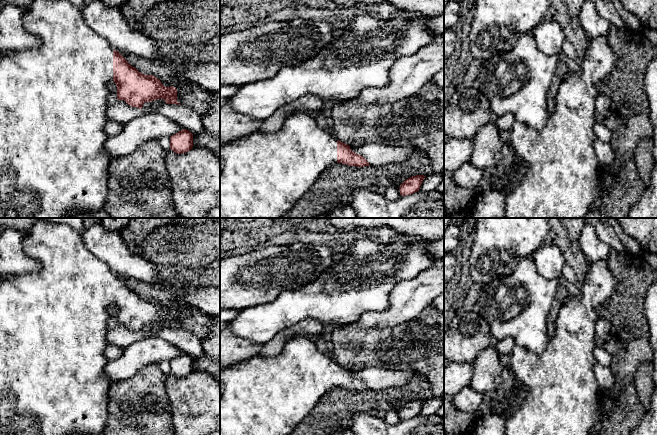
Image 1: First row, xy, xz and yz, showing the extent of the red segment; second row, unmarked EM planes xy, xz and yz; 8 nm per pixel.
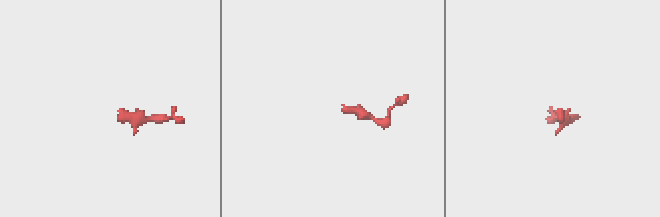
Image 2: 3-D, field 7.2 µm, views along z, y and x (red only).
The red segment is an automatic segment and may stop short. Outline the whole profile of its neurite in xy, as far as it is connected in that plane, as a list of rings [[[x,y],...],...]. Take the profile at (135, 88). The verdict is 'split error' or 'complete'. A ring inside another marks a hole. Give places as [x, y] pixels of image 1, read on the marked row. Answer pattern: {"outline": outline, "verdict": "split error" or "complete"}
{"outline": [[[33,0],[31,6],[28,9],[25,9],[23,25],[29,33],[33,34],[39,40],[39,45],[16,53],[3,52],[0,54],[0,218],[69,218],[75,213],[93,213],[102,210],[109,193],[108,168],[111,158],[104,148],[105,142],[108,139],[104,127],[107,123],[107,98],[112,91],[112,83],[114,82],[117,86],[118,100],[124,100],[128,105],[140,109],[142,109],[145,102],[151,102],[157,99],[164,99],[166,104],[180,105],[180,103],[177,102],[177,89],[173,86],[165,87],[155,76],[145,75],[139,72],[135,67],[131,66],[118,51],[114,50],[110,46],[109,42],[105,38],[90,28],[90,26],[85,22],[80,9],[65,0]]], "verdict": "split error"}

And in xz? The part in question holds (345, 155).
{"outline": [[[295,112],[281,128],[271,134],[252,133],[220,145],[220,218],[280,218],[312,187],[320,174],[333,163],[364,167],[370,164],[325,129],[317,126],[314,117]]], "verdict": "split error"}

